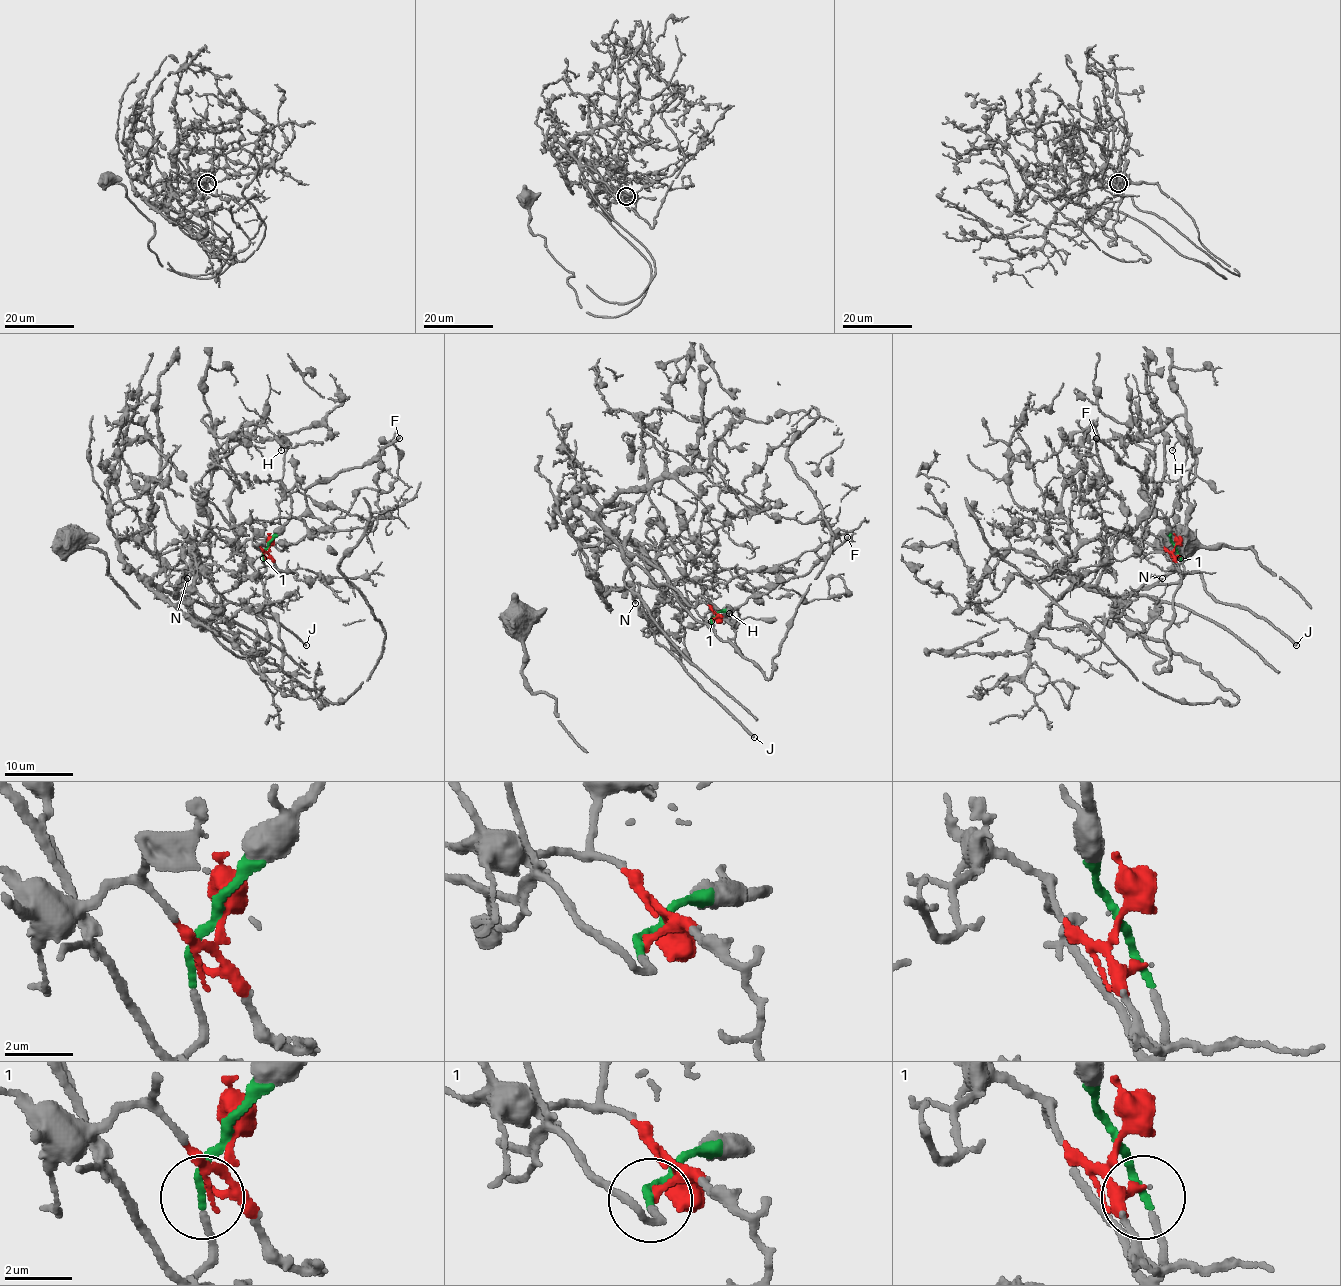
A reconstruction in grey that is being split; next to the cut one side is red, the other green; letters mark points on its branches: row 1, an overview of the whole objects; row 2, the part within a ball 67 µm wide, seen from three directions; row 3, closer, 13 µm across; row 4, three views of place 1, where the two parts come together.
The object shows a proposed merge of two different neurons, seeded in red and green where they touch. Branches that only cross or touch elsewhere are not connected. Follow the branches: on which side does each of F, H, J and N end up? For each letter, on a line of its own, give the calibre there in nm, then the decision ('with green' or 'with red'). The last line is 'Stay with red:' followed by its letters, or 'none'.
F: 280 nm thick; with green
H: 110 nm thick; with green
J: 240 nm thick; with green
N: 200 nm thick; with green
Stay with red: none

